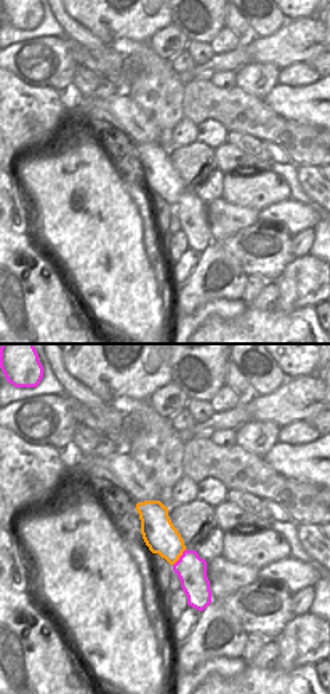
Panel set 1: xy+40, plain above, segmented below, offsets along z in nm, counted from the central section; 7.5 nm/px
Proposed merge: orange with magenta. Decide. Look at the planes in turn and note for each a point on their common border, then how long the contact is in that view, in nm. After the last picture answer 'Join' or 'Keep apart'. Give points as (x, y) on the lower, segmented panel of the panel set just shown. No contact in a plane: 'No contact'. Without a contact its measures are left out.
Touches orange at (180, 555). Shared border 170 nm.

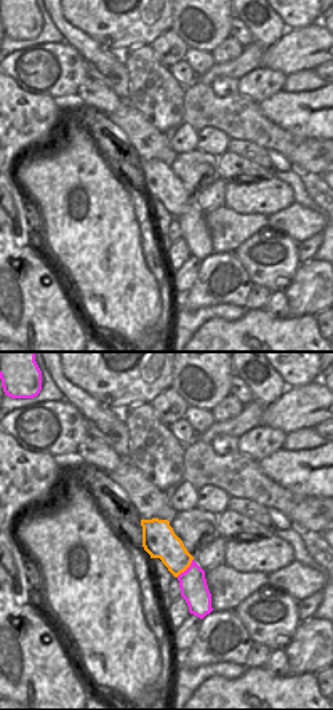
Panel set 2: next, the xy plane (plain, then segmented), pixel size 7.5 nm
Touches orange at (186, 568). Shared border 190 nm.

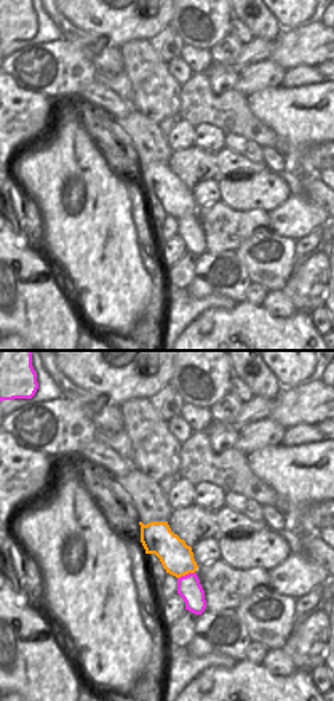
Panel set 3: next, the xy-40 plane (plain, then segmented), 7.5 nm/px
Touches orange at (186, 573). Shared border 140 nm.

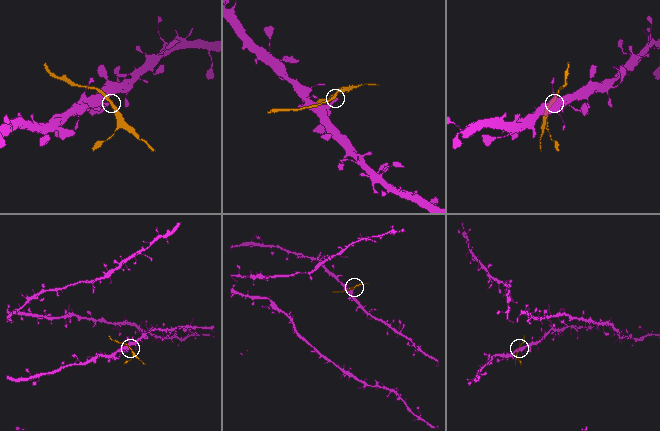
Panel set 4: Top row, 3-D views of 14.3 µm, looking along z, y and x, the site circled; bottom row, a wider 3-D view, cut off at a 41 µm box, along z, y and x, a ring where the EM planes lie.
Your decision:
Keep apart.

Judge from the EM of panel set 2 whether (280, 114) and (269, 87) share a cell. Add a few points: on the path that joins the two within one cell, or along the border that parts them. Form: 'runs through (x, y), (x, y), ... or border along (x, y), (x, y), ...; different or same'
border along (282, 90), (258, 104); different

